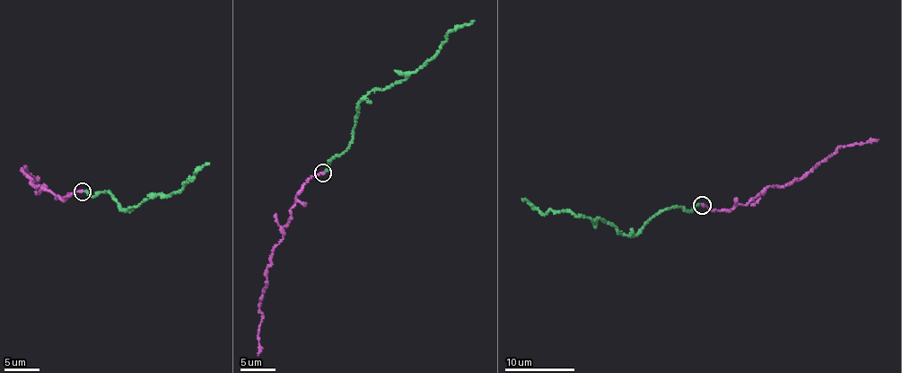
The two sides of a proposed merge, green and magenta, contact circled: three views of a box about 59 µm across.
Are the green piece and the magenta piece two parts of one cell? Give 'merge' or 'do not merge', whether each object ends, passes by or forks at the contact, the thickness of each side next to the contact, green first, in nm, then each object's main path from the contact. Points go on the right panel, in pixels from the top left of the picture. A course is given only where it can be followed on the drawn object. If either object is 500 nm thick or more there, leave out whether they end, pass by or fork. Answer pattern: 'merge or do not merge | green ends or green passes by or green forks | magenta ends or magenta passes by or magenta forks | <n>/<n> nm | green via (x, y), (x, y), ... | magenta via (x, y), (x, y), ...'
merge | green ends | magenta ends | 160/200 nm | green via (701, 205), (689, 210), (675, 206), (627, 236), (606, 221), (550, 209), (543, 213), (521, 200) | magenta via (701, 205), (726, 211), (753, 199), (770, 186), (792, 183), (841, 146), (879, 139)

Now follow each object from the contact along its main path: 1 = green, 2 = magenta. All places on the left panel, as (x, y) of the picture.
1: (83, 191), (91, 196), (104, 190), (119, 208), (126, 210), (151, 196), (181, 190), (204, 164), (209, 164)
2: (83, 191), (71, 193), (63, 200), (44, 185), (37, 188), (21, 170), (26, 167), (38, 181)

